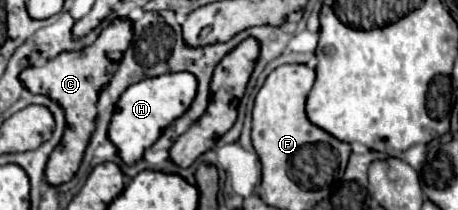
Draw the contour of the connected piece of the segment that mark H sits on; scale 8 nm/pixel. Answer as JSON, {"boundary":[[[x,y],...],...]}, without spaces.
{"boundary":[[[185,71],[151,77],[151,79],[131,85],[119,97],[115,105],[115,113],[109,123],[109,139],[117,147],[123,163],[127,165],[137,163],[143,157],[143,151],[161,137],[165,127],[189,109],[195,97],[195,91],[197,91],[197,79]]]}

